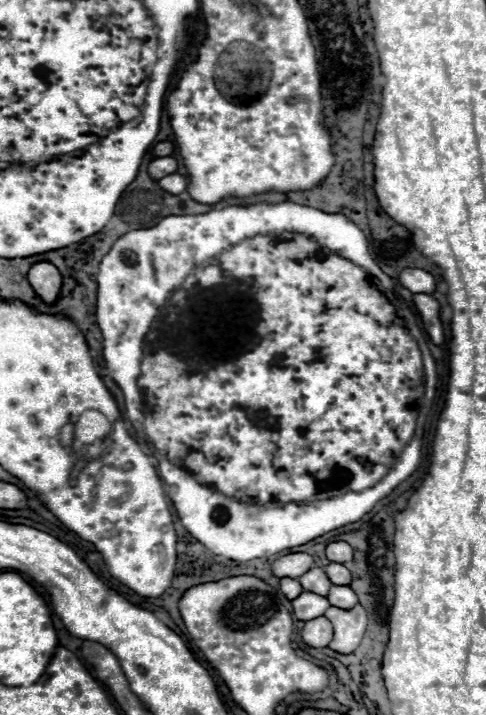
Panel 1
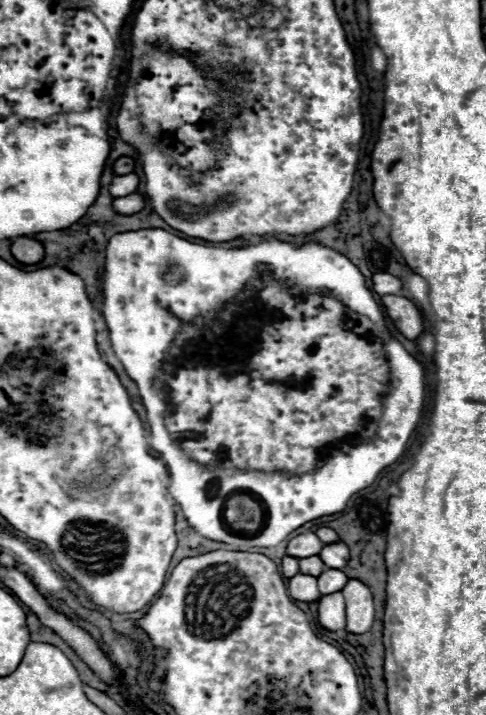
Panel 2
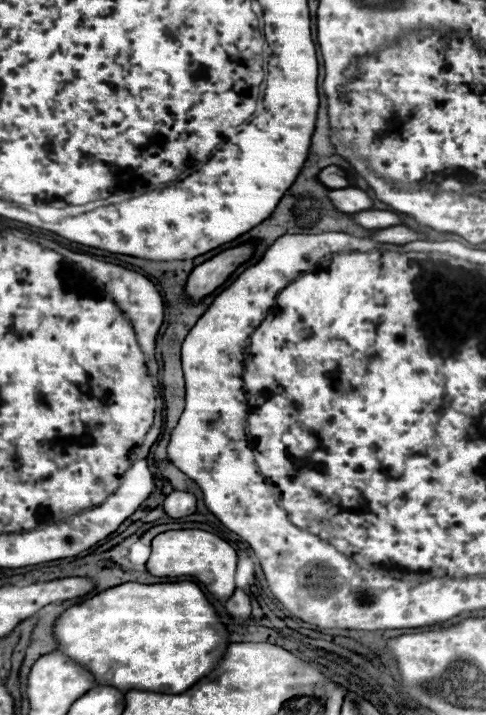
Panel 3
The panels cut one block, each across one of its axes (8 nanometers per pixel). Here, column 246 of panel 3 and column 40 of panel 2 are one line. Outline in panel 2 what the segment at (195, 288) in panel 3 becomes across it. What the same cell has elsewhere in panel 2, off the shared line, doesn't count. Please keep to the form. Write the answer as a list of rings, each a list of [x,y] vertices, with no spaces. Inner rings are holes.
[[[20,236],[16,240],[12,240],[12,256],[20,262],[26,262],[26,264],[36,264],[44,258],[44,246],[34,240],[34,238],[28,238],[28,236]]]

